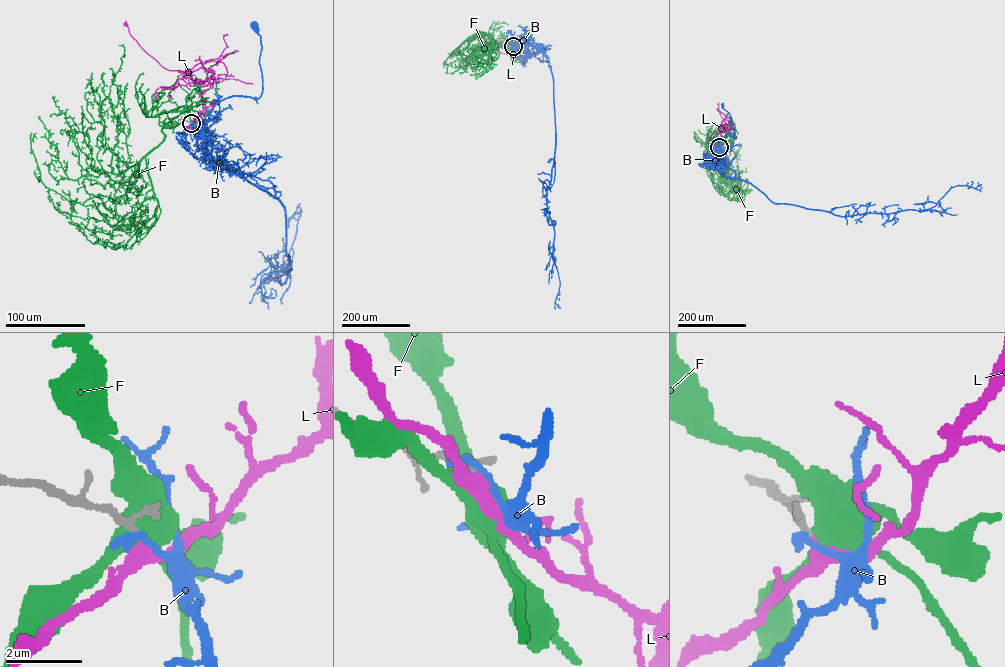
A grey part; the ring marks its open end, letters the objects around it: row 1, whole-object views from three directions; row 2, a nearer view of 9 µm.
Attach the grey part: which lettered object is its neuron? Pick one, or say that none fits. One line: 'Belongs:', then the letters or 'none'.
Belongs: L

